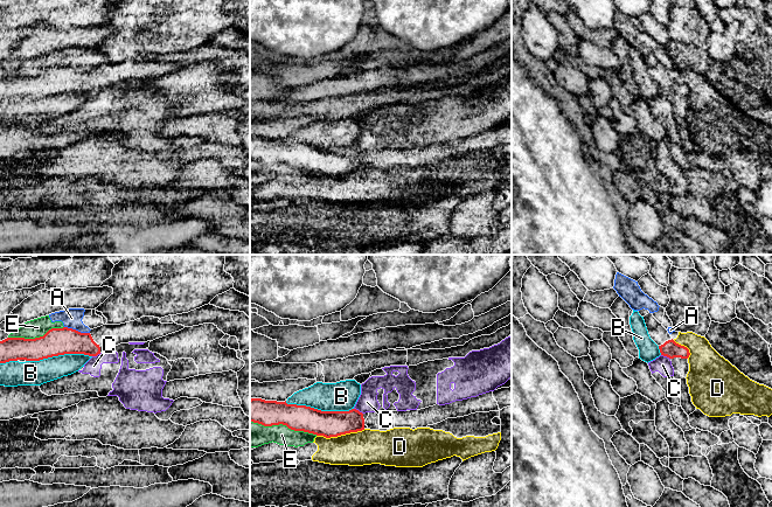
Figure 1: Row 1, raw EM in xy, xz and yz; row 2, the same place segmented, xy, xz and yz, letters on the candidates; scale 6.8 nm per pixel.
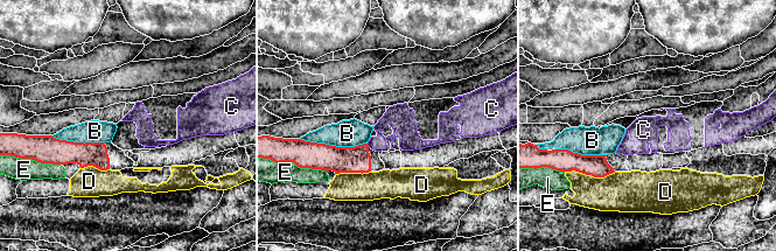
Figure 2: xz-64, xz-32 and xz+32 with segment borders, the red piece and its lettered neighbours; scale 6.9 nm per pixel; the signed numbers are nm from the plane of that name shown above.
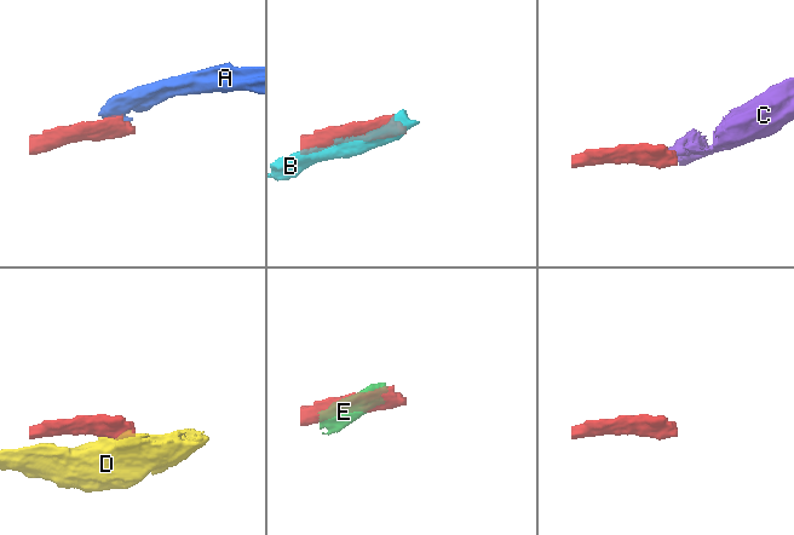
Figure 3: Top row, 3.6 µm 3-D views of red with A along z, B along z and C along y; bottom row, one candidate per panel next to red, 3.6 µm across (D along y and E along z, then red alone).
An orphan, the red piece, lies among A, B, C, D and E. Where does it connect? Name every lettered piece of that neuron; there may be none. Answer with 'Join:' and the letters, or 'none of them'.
Join: none of them

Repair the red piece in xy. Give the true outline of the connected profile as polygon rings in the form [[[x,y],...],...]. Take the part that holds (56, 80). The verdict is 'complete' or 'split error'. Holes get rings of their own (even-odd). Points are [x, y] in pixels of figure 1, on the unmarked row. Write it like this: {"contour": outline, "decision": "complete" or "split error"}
{"contour": [[[142,55],[120,63],[103,63],[89,71],[63,65],[51,67],[35,77],[7,76],[0,79],[0,102],[40,99],[64,92],[97,95],[120,82],[153,79],[185,67],[175,61],[161,62],[159,58]]], "decision": "split error"}

